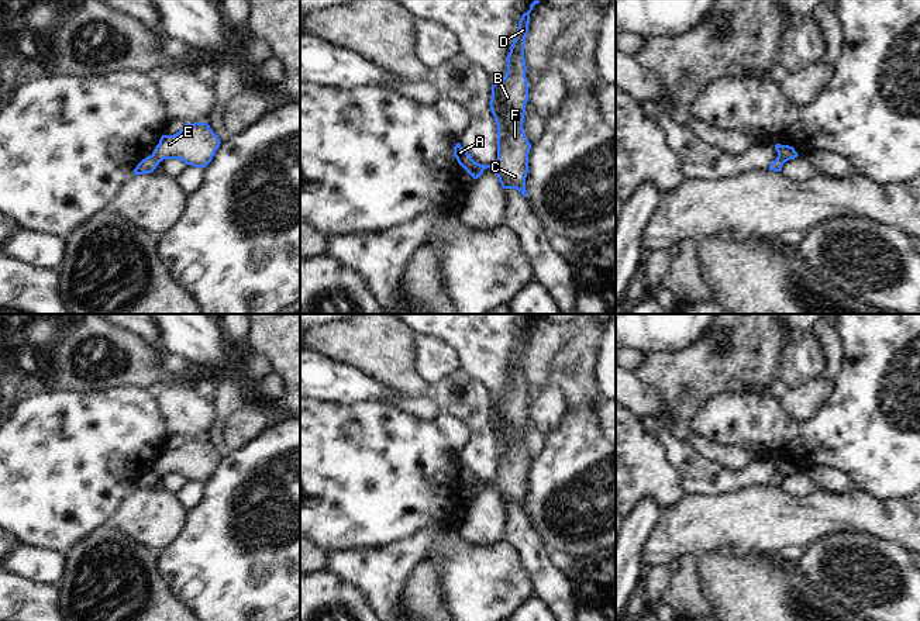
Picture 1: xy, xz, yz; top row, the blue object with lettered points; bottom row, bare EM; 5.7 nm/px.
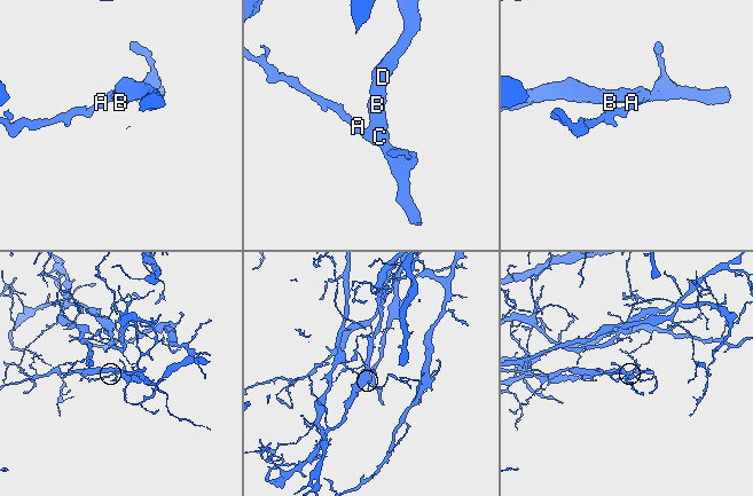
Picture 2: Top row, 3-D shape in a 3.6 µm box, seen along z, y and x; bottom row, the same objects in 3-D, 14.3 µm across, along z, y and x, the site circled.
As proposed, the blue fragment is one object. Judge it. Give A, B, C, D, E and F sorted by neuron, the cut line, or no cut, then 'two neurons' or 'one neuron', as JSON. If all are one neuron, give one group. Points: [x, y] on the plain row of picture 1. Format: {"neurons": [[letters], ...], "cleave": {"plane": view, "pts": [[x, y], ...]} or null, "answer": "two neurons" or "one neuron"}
{"neurons": [["A"], ["B", "C", "D", "E", "F"]], "cleave": {"plane": "xz", "pts": [[474, 476], [467, 486]]}, "answer": "two neurons"}

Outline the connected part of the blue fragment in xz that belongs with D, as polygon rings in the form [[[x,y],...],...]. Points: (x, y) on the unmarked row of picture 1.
[[[540,314],[530,320],[518,337],[514,356],[507,370],[504,393],[492,400],[490,424],[497,441],[497,476],[493,480],[480,480],[473,476],[466,486],[473,494],[480,493],[485,484],[496,487],[503,504],[517,504],[527,513],[526,493],[531,459],[523,444],[528,400],[526,393],[524,356],[530,339],[530,328]]]

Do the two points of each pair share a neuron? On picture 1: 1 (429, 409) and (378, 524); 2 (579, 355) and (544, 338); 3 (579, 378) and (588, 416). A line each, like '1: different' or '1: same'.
1: different
2: different
3: different

